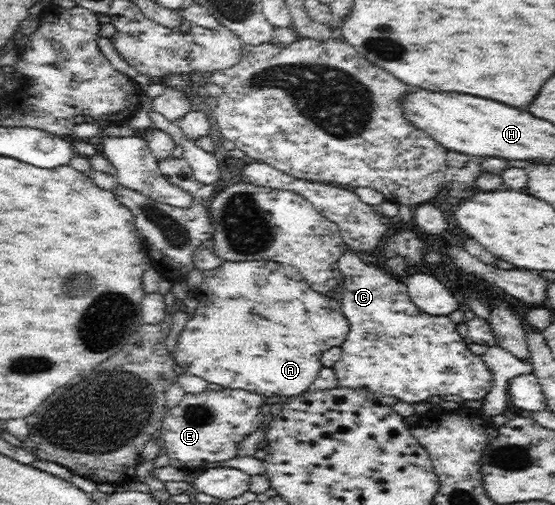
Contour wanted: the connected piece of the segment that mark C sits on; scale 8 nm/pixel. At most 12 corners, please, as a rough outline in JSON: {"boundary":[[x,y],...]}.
{"boundary":[[338,259],[339,387],[484,400],[493,375],[404,279]]}

